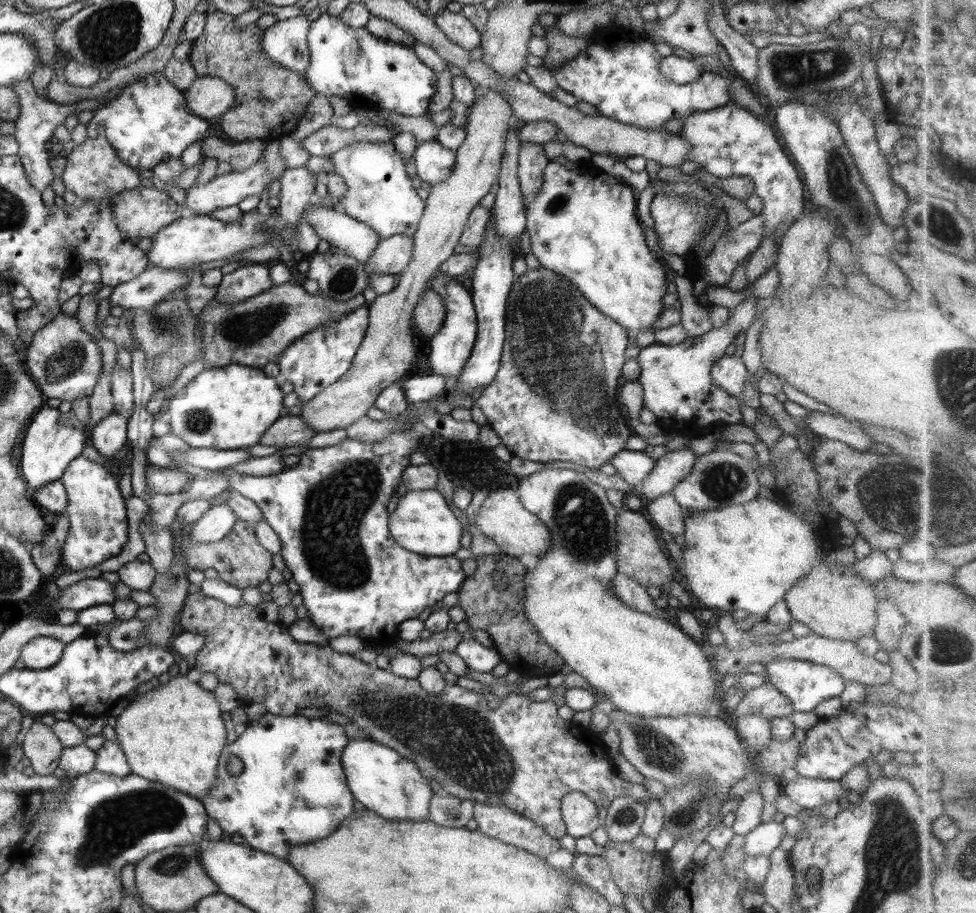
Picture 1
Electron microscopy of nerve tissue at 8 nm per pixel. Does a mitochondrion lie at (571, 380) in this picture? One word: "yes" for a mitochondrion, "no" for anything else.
yes

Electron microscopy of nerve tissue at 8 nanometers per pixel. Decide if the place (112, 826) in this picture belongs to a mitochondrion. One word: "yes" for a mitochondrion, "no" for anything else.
yes

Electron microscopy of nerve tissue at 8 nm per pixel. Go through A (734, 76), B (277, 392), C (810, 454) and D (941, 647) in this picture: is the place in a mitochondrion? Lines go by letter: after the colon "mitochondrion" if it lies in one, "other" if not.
A: other
B: other
C: other
D: mitochondrion

